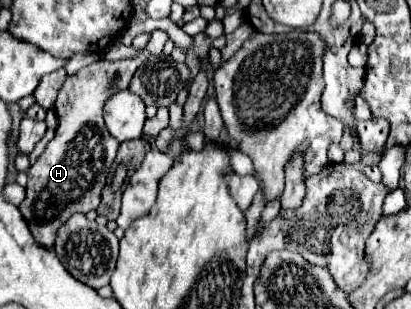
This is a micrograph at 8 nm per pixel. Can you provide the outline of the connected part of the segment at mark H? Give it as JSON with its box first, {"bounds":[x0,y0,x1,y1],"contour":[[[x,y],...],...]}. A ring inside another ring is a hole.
{"bounds":[20,53,148,247],"contour":[[[140,53],[136,59],[100,59],[80,69],[76,75],[66,77],[54,105],[58,117],[56,135],[48,143],[42,157],[28,169],[26,199],[20,205],[22,215],[30,221],[28,227],[32,235],[46,247],[54,247],[56,231],[70,215],[88,213],[100,205],[100,191],[118,151],[118,141],[108,137],[108,129],[102,119],[104,103],[114,93],[128,89],[140,61],[146,61],[146,57],[148,53]]]}

